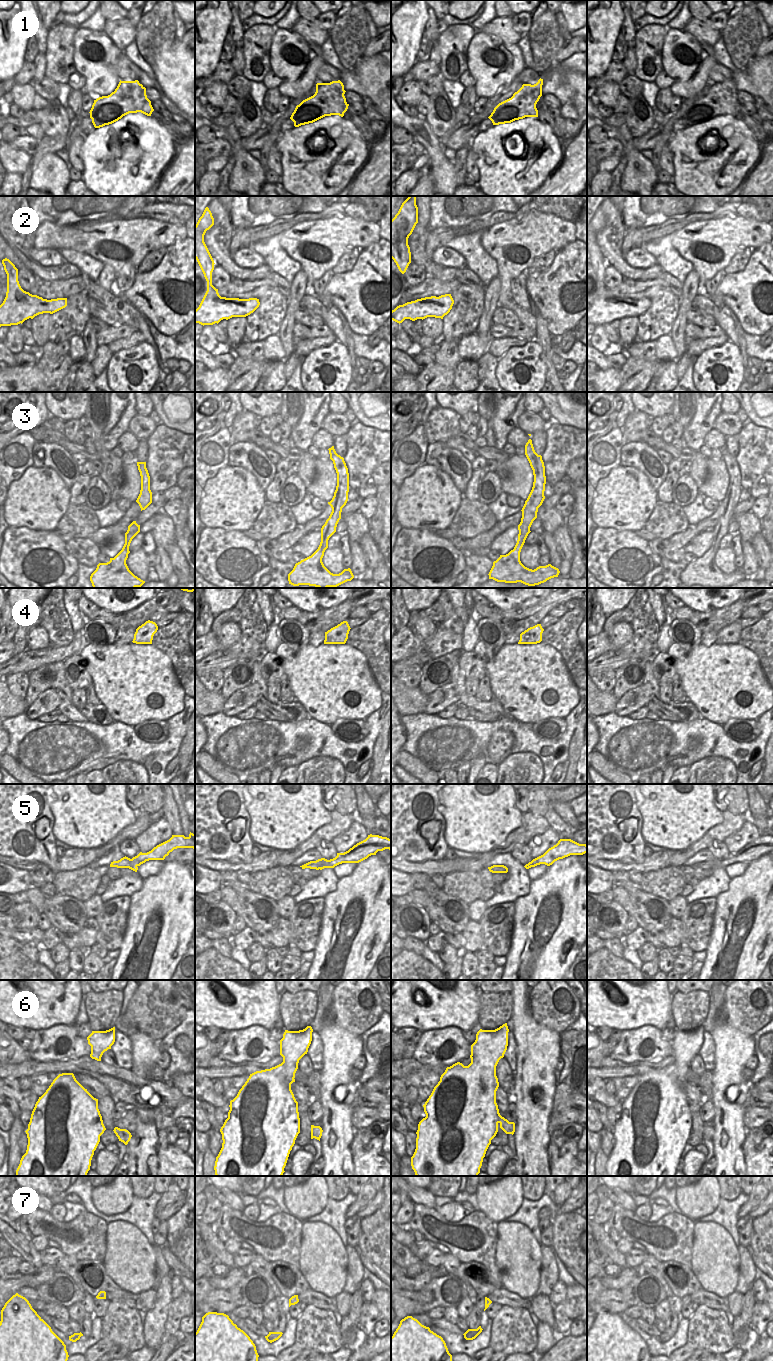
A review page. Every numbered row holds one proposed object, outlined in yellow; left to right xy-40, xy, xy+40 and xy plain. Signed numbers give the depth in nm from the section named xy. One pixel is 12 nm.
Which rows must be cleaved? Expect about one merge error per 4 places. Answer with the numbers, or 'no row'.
no row

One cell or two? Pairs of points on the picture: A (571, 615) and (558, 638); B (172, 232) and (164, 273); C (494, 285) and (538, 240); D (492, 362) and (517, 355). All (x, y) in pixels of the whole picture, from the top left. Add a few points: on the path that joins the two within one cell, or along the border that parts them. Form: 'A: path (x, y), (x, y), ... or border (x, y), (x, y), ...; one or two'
A: path (571, 621), (564, 632); one
B: border (184, 238), (166, 247); two
C: border (498, 276), (499, 297), (495, 303); two
D: border (498, 358), (495, 370), (497, 381); two

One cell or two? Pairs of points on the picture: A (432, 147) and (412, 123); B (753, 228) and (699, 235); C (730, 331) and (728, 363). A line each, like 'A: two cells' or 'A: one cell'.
A: one cell
B: one cell
C: two cells

